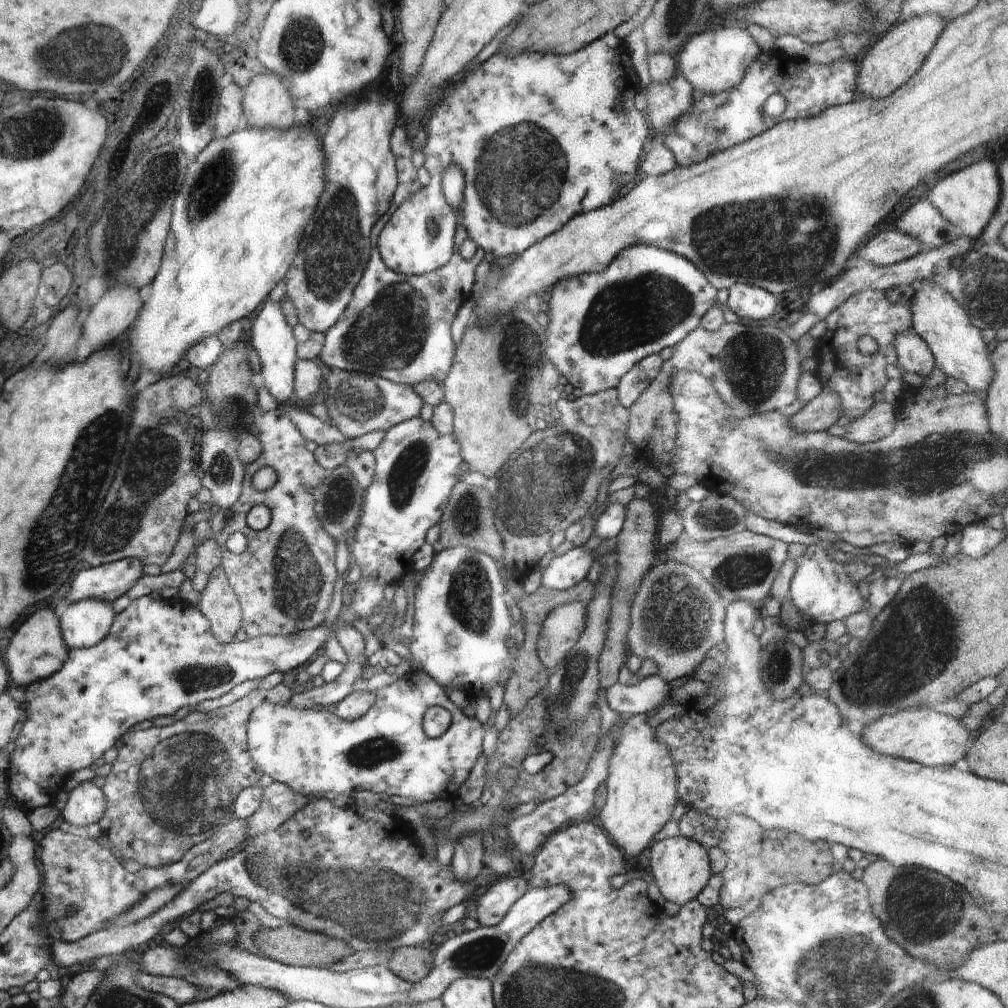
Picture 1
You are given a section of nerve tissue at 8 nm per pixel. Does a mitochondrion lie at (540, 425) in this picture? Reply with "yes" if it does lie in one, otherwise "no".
yes

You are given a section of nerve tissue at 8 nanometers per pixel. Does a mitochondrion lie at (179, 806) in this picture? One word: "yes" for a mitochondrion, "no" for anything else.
yes

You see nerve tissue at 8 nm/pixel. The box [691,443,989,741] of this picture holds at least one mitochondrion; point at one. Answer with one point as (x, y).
(916, 643)

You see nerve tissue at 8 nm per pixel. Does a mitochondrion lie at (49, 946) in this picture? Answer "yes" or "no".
no

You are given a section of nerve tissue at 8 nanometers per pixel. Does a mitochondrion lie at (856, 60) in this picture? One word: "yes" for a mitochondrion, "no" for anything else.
no

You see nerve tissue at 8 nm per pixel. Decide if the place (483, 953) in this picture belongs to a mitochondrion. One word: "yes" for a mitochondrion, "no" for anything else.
yes

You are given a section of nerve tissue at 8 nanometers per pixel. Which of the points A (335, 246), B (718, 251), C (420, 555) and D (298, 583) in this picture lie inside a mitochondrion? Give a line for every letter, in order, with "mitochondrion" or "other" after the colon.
A: mitochondrion
B: mitochondrion
C: other
D: mitochondrion

